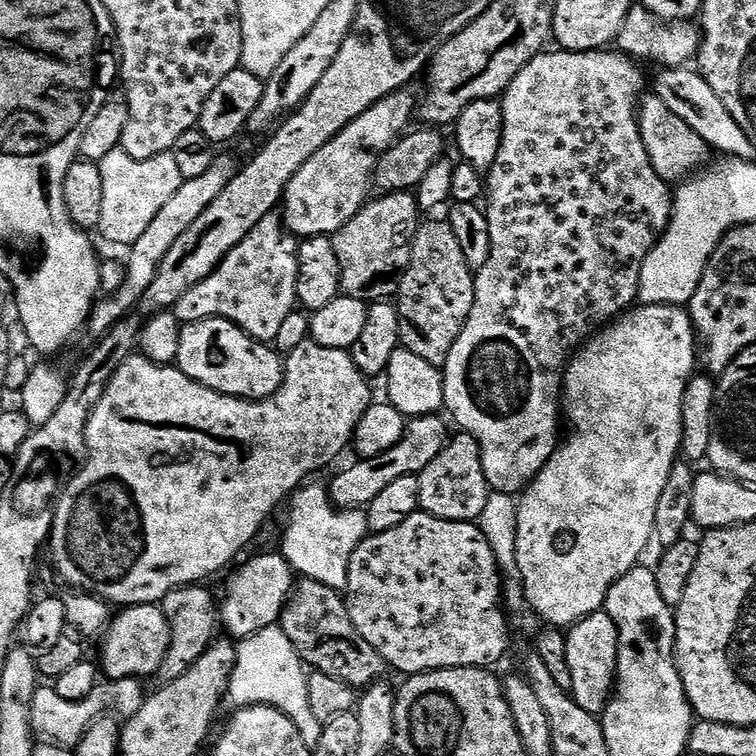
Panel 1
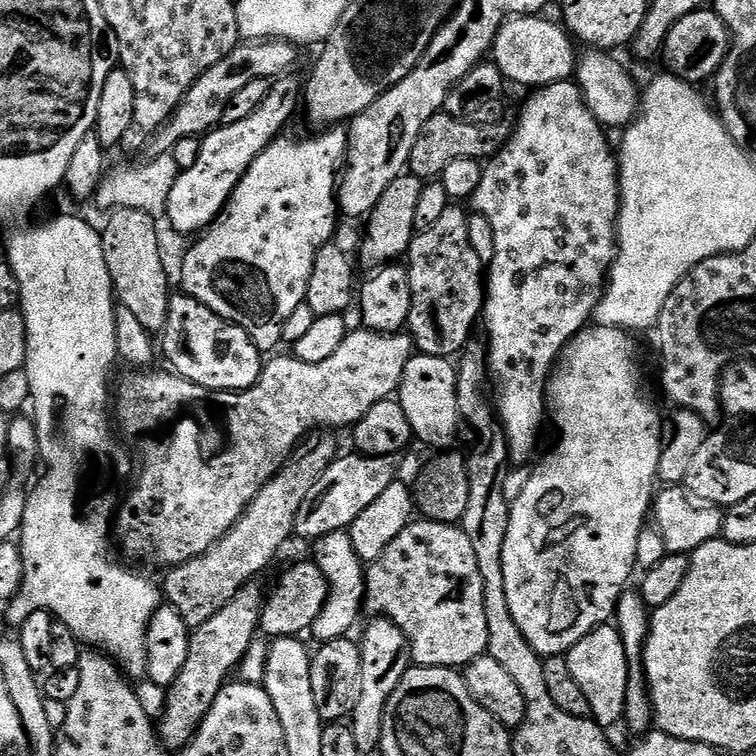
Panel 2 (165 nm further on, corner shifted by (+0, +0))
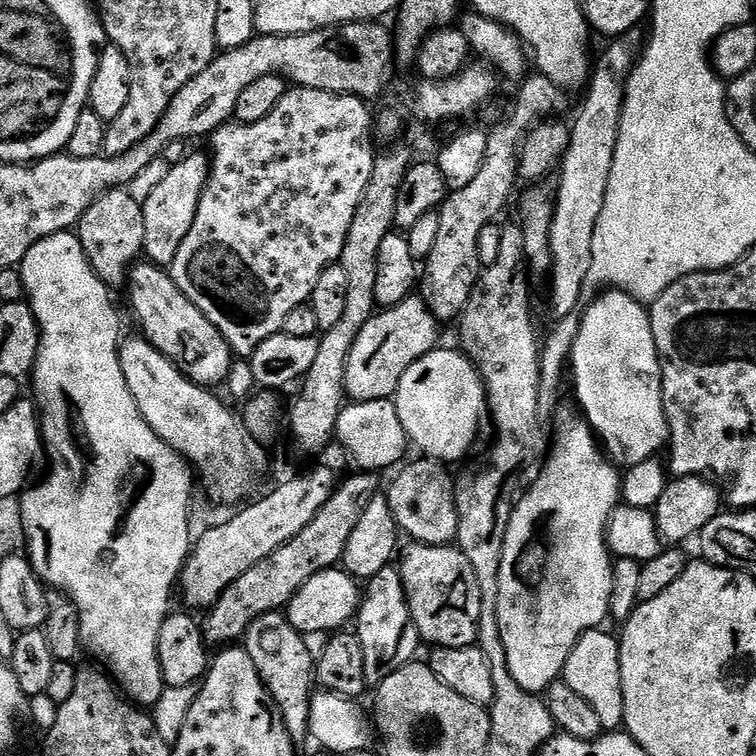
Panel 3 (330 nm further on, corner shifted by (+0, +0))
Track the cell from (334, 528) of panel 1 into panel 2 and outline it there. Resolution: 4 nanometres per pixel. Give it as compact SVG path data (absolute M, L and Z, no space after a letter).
M347 531L331 532L319 537L315 541L316 563L322 570L322 574L328 583L328 597L324 603L322 614L316 620L314 633L316 632L319 643L328 643L332 640L343 639L351 632L352 627L360 620L360 608L365 607L364 581L366 579L365 561L356 557L354 542L350 542Z

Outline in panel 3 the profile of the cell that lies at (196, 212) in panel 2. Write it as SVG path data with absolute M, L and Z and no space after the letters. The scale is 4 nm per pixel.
M196 150L189 151L185 160L171 165L168 177L159 183L150 198L147 198L143 205L146 222L144 249L151 263L157 266L171 266L174 262L178 246L182 246L186 234L190 234L190 226L194 226L209 175L209 157Z

